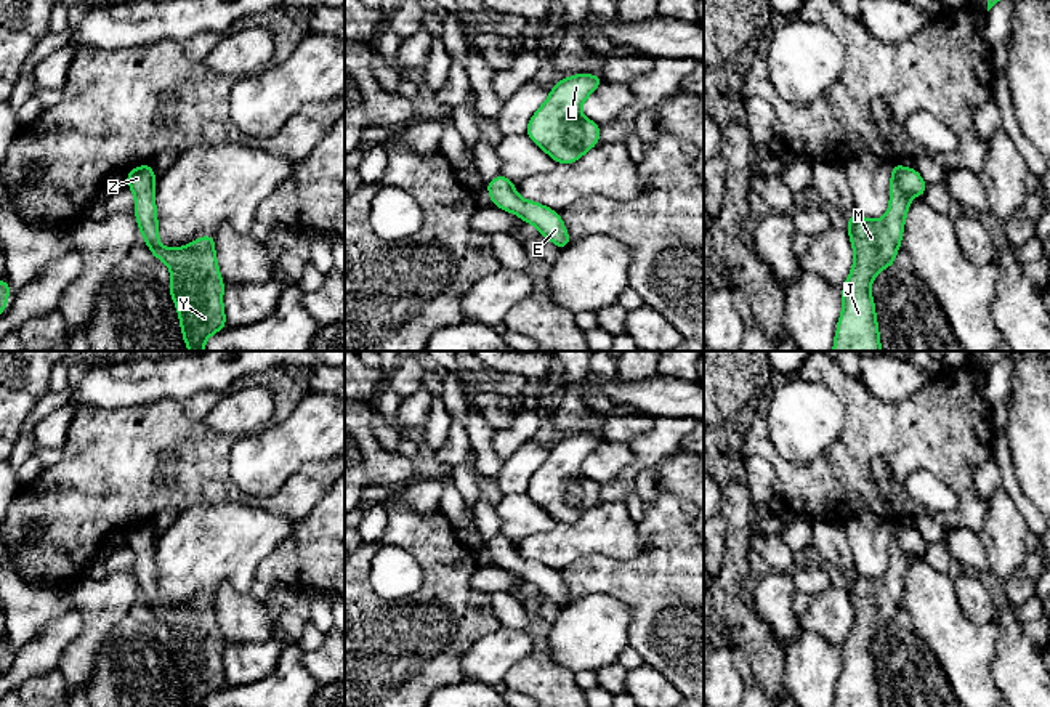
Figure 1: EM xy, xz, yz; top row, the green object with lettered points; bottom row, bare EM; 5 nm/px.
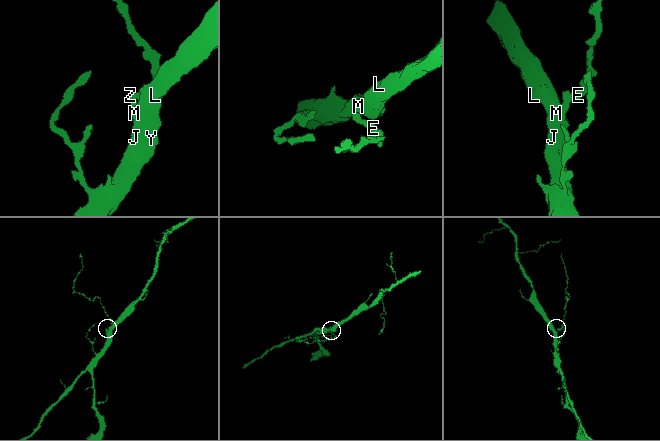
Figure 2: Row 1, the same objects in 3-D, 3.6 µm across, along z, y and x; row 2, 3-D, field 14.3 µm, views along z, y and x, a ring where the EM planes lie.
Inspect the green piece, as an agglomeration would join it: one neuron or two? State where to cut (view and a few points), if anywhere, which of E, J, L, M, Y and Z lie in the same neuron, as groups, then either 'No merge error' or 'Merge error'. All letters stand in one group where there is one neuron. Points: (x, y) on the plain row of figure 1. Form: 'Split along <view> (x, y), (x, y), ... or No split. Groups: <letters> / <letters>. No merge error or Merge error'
No split. Groups: E J L M Y Z. No merge error

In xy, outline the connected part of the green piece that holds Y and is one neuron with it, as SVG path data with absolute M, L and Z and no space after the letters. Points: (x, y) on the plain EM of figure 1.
M151 523L139 524L127 534L135 553L135 576L151 612L172 630L167 644L181 681L181 694L188 707L204 707L205 699L226 686L223 669L224 641L215 614L215 595L200 595L180 608L159 603L154 547L157 535Z

